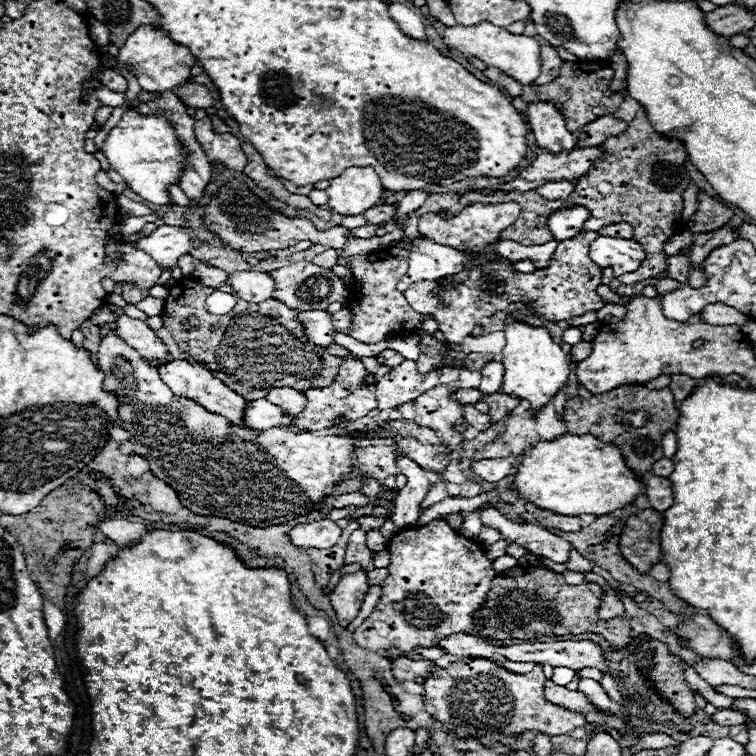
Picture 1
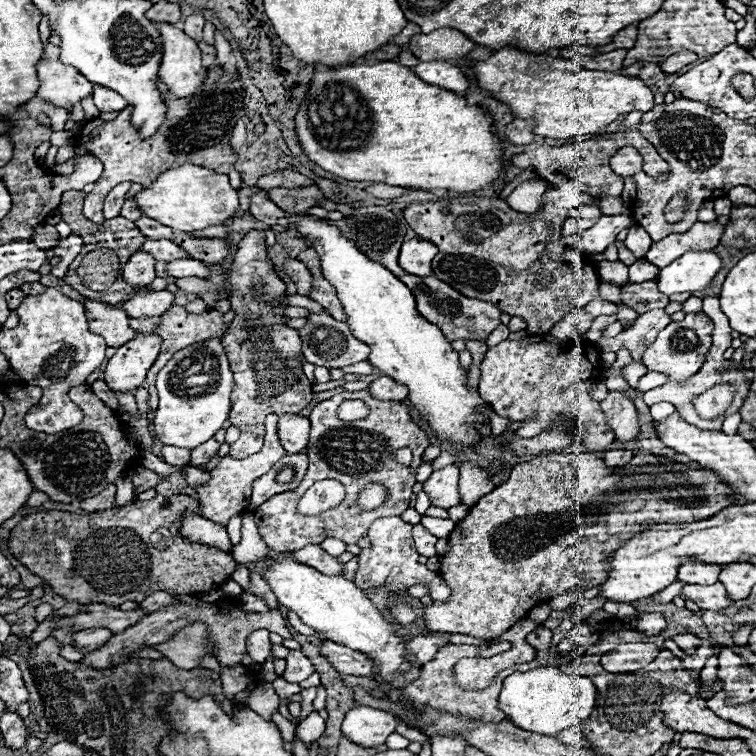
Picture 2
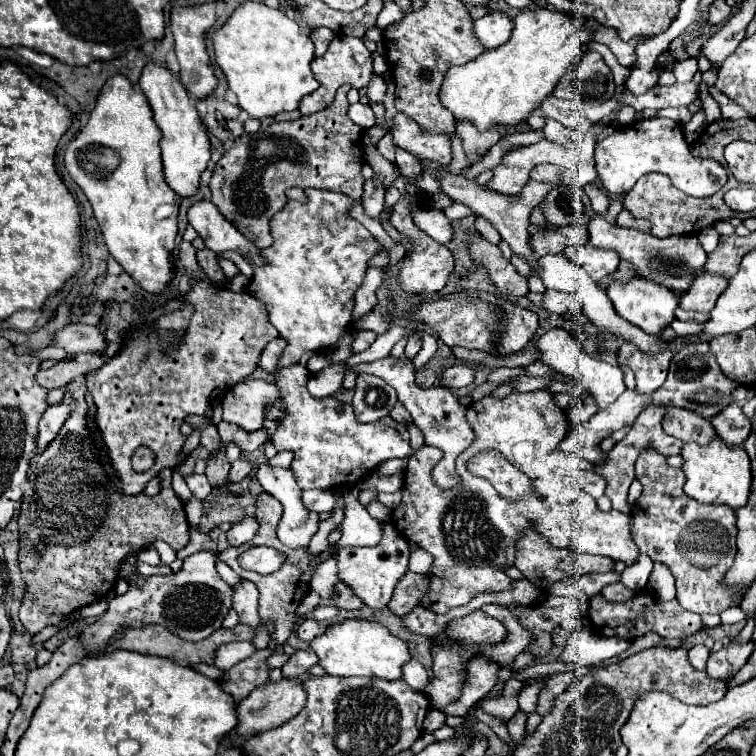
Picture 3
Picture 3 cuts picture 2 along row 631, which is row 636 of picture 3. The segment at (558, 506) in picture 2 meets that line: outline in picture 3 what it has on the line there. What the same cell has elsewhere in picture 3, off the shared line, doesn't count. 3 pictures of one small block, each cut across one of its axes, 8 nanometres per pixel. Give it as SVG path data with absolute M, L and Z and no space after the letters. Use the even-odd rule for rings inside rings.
M474 610L472 614L452 620L446 624L446 628L438 634L432 636L432 660L434 660L434 680L428 682L428 686L424 688L424 694L428 696L428 700L432 702L434 708L442 710L448 708L452 702L456 702L462 694L462 686L468 678L468 664L472 658L476 658L480 654L480 648L484 644L498 644L500 640L506 638L506 628L502 622L494 620L492 616L486 616L482 610Z

